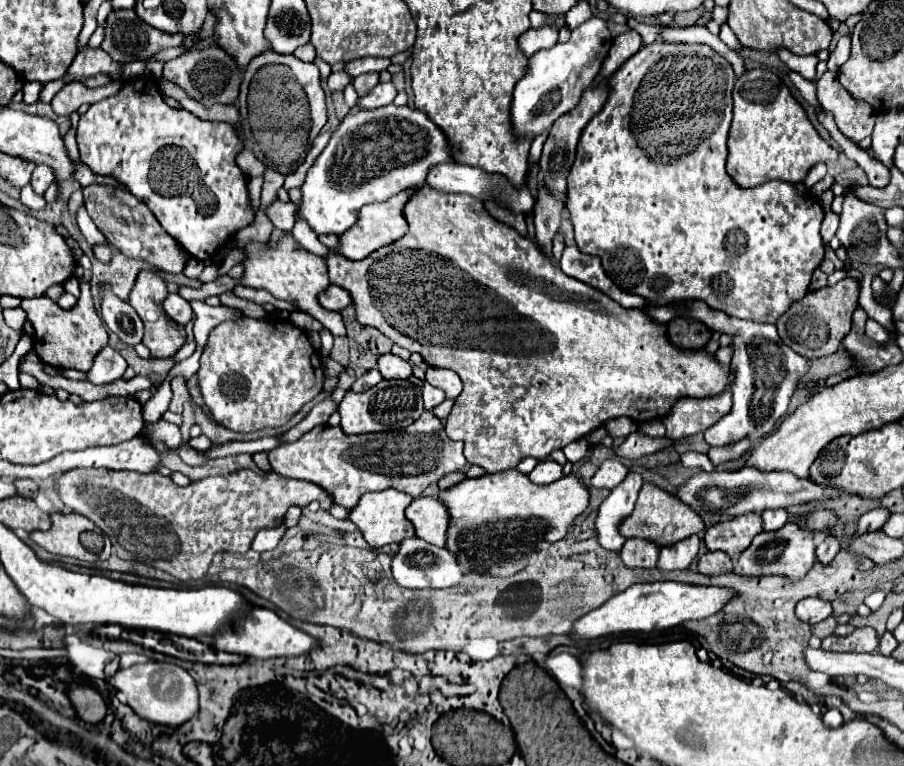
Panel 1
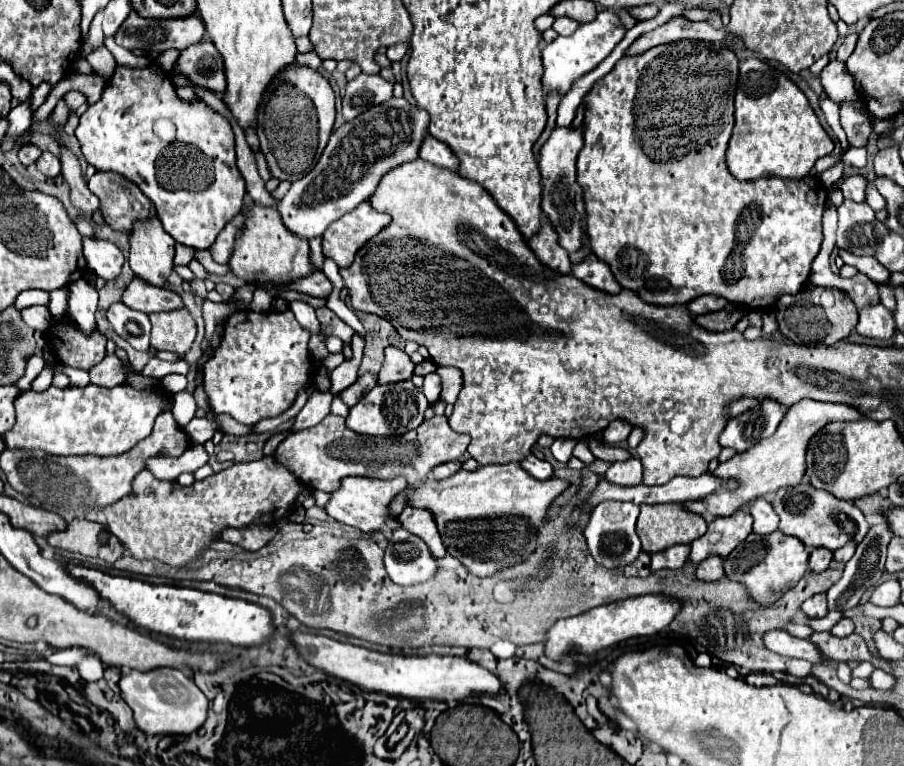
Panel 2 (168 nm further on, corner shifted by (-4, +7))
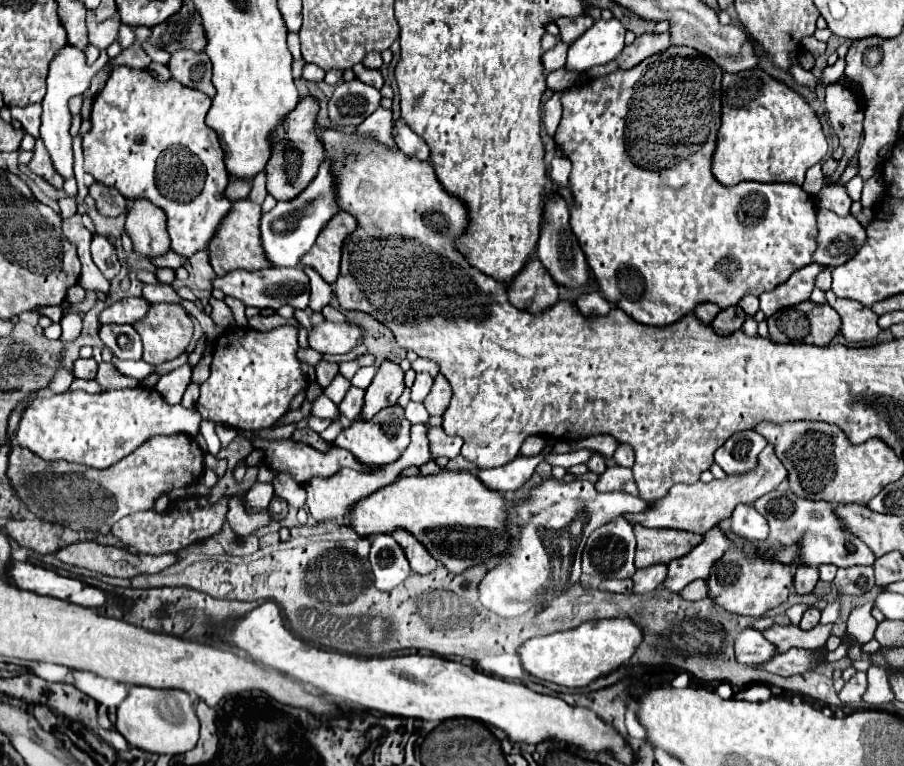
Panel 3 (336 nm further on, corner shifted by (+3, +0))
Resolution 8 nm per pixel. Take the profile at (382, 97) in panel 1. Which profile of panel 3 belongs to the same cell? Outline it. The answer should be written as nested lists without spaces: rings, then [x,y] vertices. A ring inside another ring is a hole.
[[[360,79],[338,83],[328,101],[330,119],[340,127],[356,127],[380,107],[380,99],[380,91]]]

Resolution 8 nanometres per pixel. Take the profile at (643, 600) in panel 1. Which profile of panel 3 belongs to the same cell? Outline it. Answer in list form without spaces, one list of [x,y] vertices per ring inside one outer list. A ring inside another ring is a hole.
[[[614,617],[586,621],[576,629],[534,637],[526,641],[518,653],[522,657],[522,667],[542,681],[552,681],[566,687],[586,687],[600,675],[606,675],[626,663],[636,653],[642,639],[642,629],[634,625],[634,621]]]

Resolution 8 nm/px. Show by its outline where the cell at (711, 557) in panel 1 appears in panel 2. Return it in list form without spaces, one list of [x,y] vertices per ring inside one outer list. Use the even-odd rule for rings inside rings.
[[[707,558],[707,562],[699,564],[697,570],[695,570],[695,576],[697,580],[701,582],[713,582],[713,580],[719,580],[723,576],[723,566],[721,566],[721,558]]]

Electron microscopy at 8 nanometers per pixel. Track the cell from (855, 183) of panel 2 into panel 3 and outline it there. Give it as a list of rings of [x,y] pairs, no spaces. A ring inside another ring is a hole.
[[[822,187],[818,193],[818,209],[830,209],[838,213],[840,217],[846,217],[850,213],[850,197],[844,187]]]

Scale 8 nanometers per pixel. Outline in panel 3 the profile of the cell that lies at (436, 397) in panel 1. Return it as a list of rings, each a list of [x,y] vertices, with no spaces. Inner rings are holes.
[[[418,373],[416,381],[412,385],[412,395],[410,395],[412,401],[424,401],[432,389],[432,383],[434,383],[434,379],[428,373]]]

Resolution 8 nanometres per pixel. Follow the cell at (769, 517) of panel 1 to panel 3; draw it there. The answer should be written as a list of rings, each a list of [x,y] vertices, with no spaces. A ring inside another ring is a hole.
[[[738,505],[734,509],[730,529],[736,537],[746,537],[746,541],[766,541],[768,539],[766,519],[752,505]]]

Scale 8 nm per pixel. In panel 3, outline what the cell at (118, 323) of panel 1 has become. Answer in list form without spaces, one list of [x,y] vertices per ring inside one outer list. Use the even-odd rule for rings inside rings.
[[[102,325],[100,339],[118,359],[142,359],[142,341],[132,325]]]

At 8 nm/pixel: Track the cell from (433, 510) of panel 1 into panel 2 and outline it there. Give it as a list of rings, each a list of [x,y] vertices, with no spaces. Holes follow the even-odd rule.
[[[403,508],[403,512],[397,516],[397,522],[409,530],[411,534],[419,536],[427,546],[429,552],[435,558],[443,558],[447,554],[441,536],[437,534],[437,526],[433,522],[433,514],[429,514],[429,510],[417,510],[417,508]]]

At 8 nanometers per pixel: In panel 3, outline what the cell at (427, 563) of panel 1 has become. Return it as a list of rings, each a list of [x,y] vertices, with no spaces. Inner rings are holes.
[[[390,533],[372,537],[370,565],[374,573],[374,583],[380,591],[392,591],[412,573],[410,563],[406,561],[406,553],[402,553],[402,547],[394,541]]]

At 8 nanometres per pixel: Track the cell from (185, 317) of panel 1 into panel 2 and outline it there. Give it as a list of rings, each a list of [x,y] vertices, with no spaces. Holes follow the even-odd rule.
[[[135,276],[133,282],[127,286],[121,302],[127,308],[139,310],[139,312],[145,312],[145,314],[183,308],[183,302],[175,292],[151,286],[145,280],[141,280],[139,276]]]

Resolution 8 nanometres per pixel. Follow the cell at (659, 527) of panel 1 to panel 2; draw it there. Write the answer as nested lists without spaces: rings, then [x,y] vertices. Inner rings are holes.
[[[679,504],[673,506],[641,506],[637,534],[647,554],[663,552],[675,544],[691,544],[703,536],[707,524],[701,516],[685,512]]]

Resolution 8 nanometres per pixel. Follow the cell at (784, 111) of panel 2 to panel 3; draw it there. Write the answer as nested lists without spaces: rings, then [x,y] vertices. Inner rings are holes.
[[[748,69],[740,73],[724,73],[722,79],[722,127],[718,131],[718,145],[712,161],[714,177],[726,185],[738,185],[742,181],[760,181],[760,183],[804,183],[804,173],[808,167],[820,163],[826,155],[826,137],[822,125],[812,111],[812,107],[784,83],[772,79],[762,69]]]

